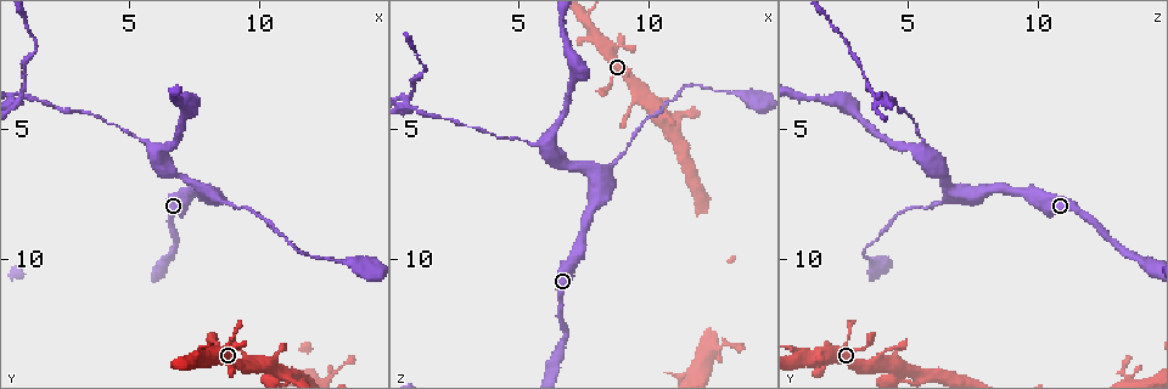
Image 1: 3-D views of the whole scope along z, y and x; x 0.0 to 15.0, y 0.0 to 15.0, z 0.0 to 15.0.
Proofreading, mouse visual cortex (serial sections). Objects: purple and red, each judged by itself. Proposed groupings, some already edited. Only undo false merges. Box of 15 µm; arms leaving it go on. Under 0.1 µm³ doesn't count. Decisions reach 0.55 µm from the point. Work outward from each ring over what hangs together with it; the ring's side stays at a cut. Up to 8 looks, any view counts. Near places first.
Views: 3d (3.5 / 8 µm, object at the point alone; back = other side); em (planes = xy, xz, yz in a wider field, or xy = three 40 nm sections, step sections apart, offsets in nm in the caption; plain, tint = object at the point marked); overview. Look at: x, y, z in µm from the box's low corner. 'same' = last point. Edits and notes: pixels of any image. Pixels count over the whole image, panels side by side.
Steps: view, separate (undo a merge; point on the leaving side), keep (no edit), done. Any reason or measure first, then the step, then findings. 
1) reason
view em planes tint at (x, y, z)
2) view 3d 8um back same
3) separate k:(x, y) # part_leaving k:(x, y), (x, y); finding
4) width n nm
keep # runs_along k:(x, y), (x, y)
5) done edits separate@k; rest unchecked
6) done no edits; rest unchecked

thick turns thin
view 3d 3.5um back at (5.3, 5.4, 5.4)

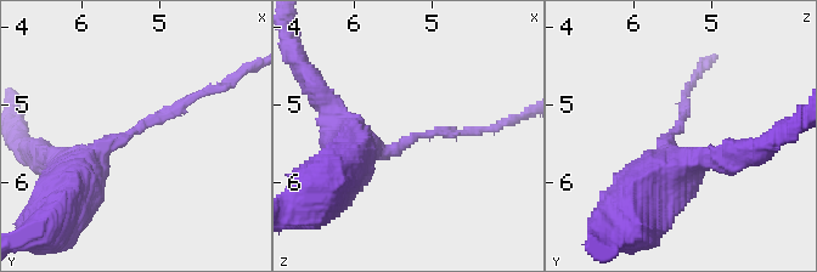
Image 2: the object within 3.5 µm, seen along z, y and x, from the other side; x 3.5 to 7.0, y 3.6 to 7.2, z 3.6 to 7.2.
arm_widths 150, 500 nm; now the EM
view em xy step 1 tint at (5.35, 5.35, 5.50)

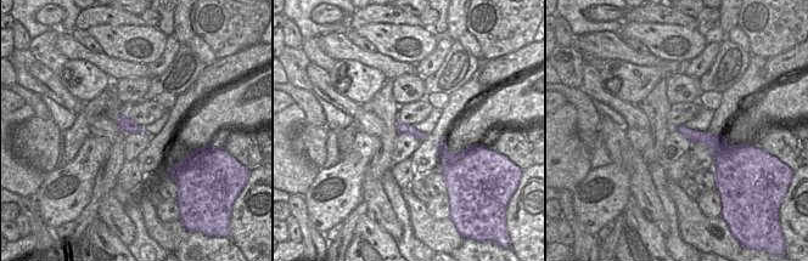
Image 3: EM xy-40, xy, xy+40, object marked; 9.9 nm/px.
another direction
view em planes tint same

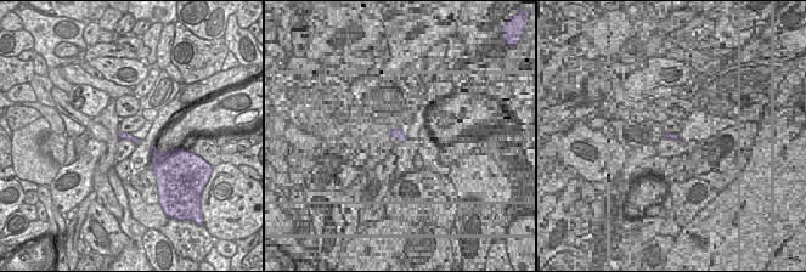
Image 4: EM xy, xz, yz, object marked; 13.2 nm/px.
keep # all the same cell

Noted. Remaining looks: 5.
view 3d 8um at (7.0, 3.8, 1.9)

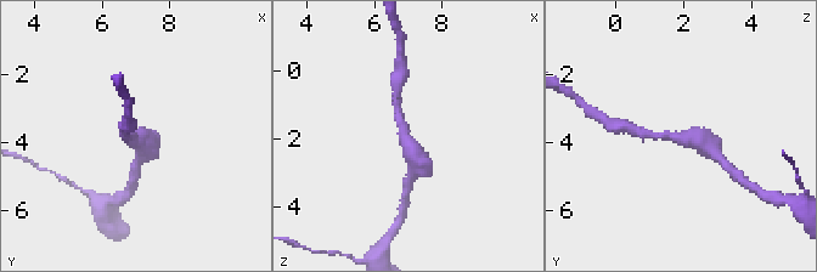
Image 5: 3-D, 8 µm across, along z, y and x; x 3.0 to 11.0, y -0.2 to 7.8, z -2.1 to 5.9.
view 3d 3.5um at (6.9, 3.8, 1.8)

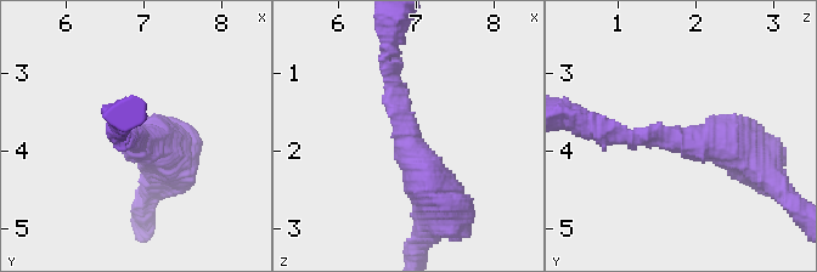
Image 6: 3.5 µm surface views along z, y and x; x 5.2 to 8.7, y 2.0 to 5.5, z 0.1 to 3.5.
arm_widths 200, 600 nm
view em xy step 2 tint at (6.90, 3.85, 1.85)

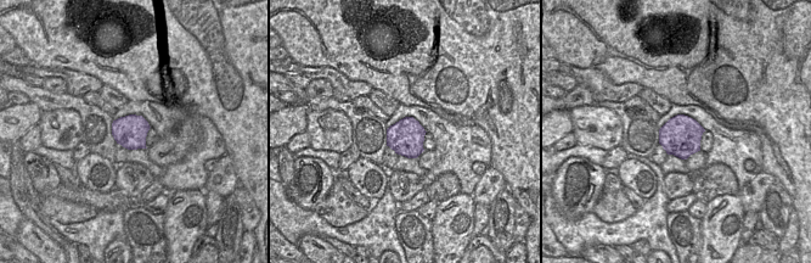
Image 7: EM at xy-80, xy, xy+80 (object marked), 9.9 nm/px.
keep # runs_along 6:(440, 205), (407, 143), (392, 62); continuous, no second cell

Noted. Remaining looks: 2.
thick turns thin
view 3d 3.5um at (10.8, 14.3, 4.5)

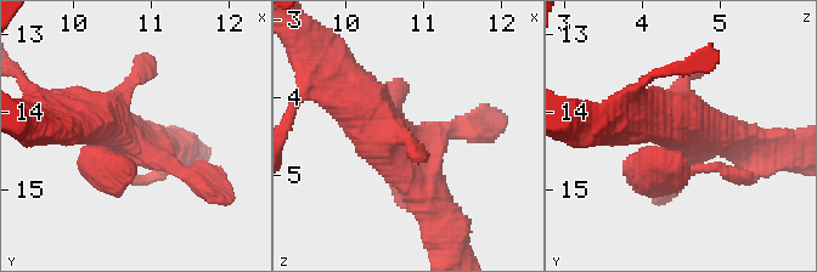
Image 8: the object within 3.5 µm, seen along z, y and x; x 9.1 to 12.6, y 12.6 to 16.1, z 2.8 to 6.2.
view em xy step 3 tint at (10.75, 14.40, 4.60)

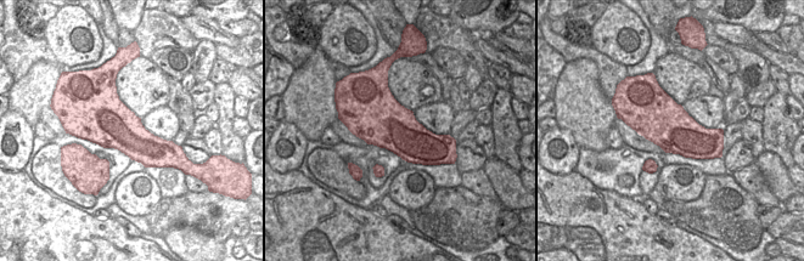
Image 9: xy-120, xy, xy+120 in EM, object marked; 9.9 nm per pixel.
keep # one cell here

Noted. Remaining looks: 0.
done no edits; rest unchecked

